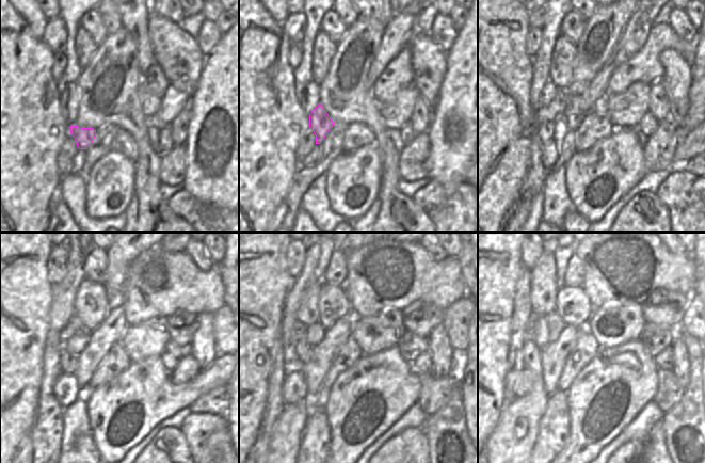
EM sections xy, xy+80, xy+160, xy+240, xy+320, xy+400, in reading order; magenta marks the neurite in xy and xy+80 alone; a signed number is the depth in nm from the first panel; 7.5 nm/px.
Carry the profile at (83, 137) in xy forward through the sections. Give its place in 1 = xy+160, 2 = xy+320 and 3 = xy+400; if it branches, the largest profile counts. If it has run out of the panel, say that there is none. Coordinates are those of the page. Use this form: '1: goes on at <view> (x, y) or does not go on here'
1: goes on at xy+160 (559, 102)
2: goes on at xy+320 (307, 314)
3: goes on at xy+400 (543, 294)

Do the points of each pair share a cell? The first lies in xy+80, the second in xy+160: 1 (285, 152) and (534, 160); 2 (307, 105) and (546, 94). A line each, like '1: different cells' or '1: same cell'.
1: different cells
2: same cell

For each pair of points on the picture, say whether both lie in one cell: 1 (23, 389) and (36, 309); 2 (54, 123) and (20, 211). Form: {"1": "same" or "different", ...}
{"1": "same", "2": "same"}

